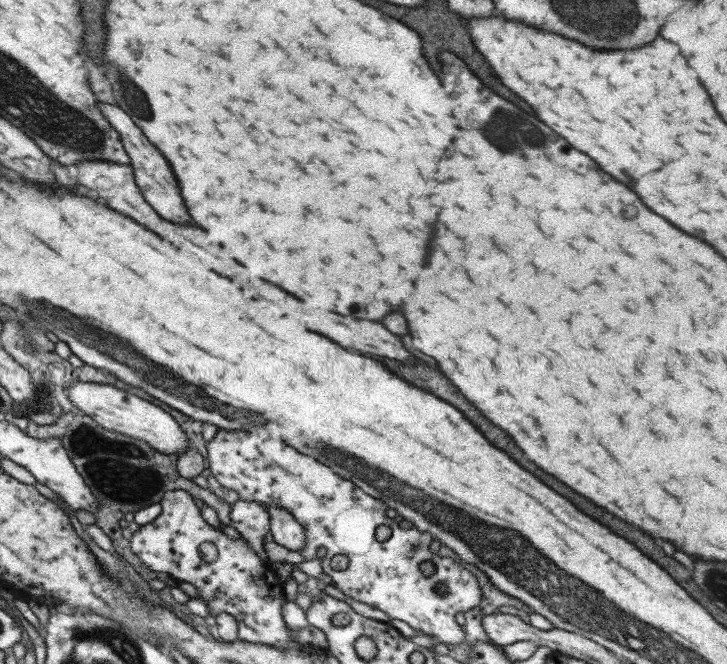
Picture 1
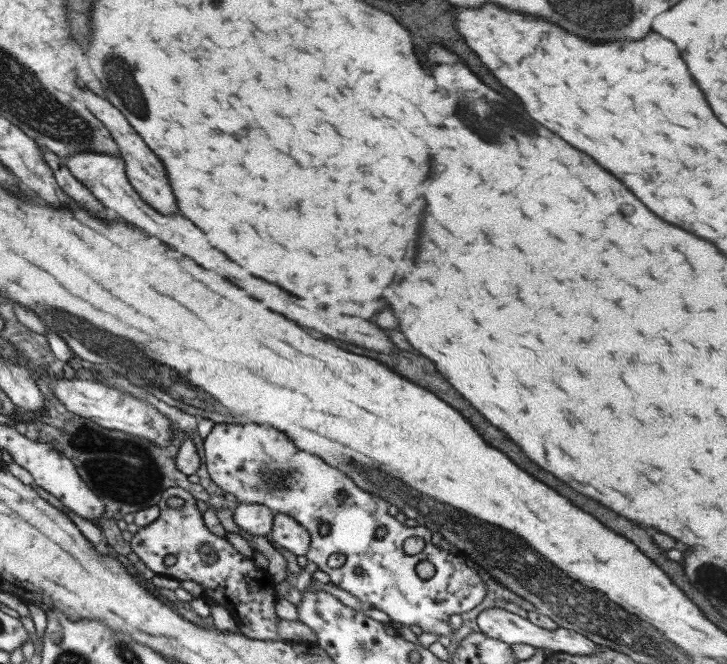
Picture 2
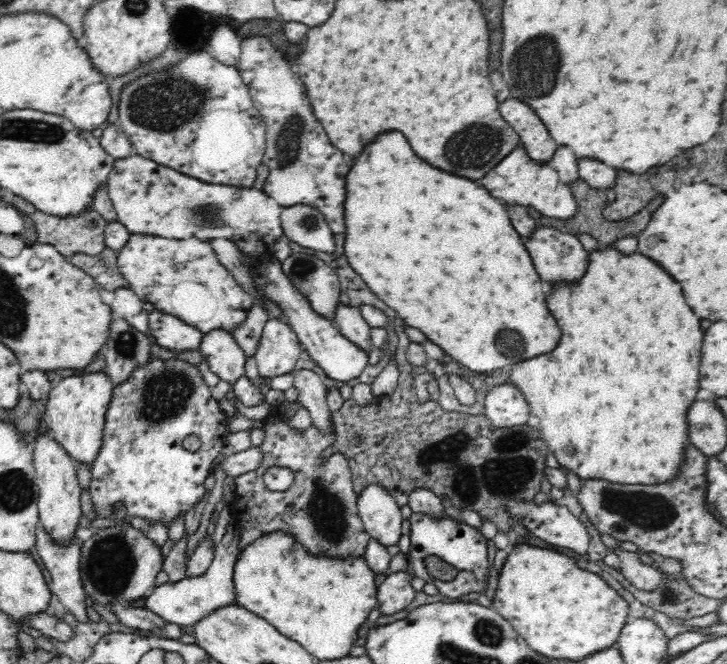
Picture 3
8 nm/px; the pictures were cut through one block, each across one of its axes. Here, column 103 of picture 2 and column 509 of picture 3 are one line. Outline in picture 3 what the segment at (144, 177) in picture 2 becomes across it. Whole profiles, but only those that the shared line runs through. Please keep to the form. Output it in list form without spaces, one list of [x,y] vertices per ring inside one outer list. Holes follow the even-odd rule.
[[[506,100],[498,106],[498,110],[508,126],[516,132],[528,158],[538,164],[550,164],[558,148],[552,144],[554,140],[548,136],[546,126],[540,126],[540,120],[534,116],[534,112],[518,100]]]

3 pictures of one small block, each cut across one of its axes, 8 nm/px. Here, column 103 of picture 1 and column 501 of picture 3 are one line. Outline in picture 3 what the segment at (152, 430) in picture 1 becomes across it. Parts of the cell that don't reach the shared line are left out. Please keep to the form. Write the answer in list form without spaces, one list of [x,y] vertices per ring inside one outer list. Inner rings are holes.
[[[508,382],[488,392],[484,400],[484,416],[494,428],[512,428],[528,422],[530,408],[522,392]]]

